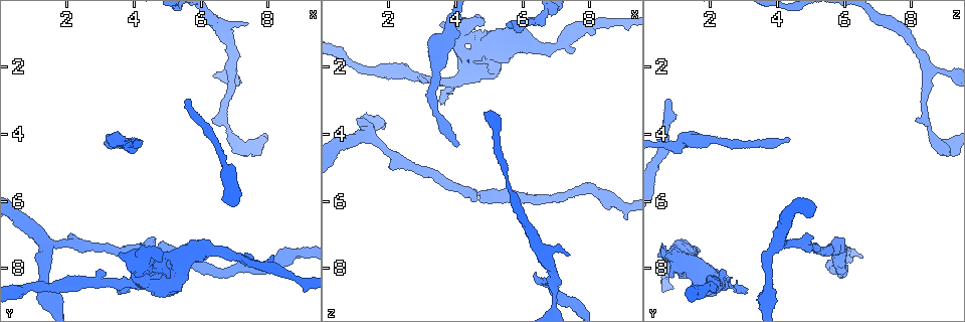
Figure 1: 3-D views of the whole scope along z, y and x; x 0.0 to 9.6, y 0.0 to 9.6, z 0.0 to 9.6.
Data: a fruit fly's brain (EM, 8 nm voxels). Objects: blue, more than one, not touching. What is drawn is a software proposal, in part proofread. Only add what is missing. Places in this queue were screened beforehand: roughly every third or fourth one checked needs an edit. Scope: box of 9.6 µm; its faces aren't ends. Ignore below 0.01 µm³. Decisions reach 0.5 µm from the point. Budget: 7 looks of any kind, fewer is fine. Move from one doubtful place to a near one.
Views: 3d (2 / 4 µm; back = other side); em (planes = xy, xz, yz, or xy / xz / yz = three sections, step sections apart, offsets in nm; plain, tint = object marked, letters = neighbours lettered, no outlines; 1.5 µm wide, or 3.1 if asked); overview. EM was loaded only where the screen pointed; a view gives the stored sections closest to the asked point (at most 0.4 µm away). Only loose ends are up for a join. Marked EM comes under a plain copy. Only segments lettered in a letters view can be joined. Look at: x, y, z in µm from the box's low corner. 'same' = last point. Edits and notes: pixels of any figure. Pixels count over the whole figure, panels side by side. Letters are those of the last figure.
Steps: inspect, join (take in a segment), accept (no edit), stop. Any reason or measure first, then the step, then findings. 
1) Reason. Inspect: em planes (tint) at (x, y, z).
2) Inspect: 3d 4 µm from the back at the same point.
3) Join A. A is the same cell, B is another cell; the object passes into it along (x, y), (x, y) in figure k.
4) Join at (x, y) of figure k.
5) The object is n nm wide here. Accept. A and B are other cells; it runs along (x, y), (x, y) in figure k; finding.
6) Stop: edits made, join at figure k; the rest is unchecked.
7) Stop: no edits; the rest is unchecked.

Long arm stops here. Inspect: em planes (tint) at (4.05, 4.15, 4.35).

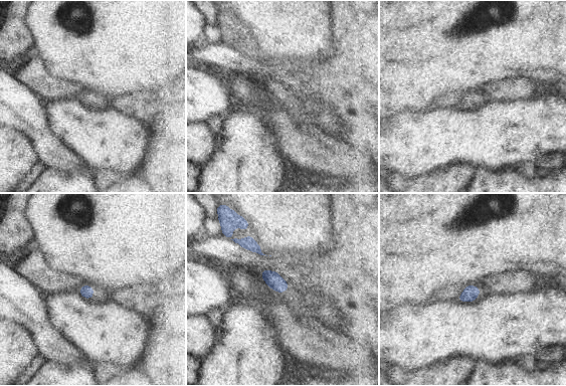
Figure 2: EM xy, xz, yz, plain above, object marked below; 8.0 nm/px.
See the neighbours. Inspect: em planes (letters) at the same point.

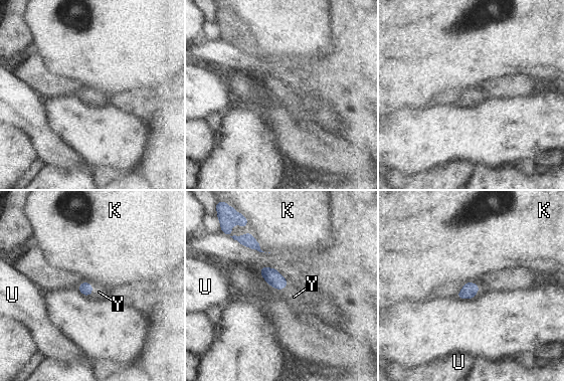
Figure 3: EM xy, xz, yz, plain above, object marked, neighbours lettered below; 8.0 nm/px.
Join Y. Y is the same cell, K and U are other cells; the neuron continues.

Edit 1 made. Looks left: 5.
Free end. Inspect: em planes (letters) at (7.40, 0.75, 7.55).

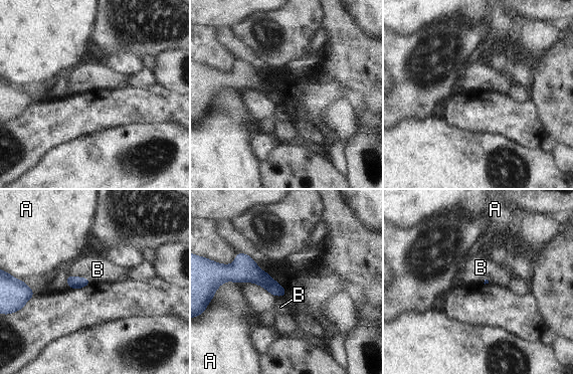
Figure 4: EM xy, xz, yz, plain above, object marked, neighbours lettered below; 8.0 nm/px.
Accept. A and B are other cells; a border runs along (69, 274), (83, 276), (90, 283) in figure 4; none of them fits.

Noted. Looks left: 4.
Stop: edits made, join at figure 3; the rest is unchecked.

